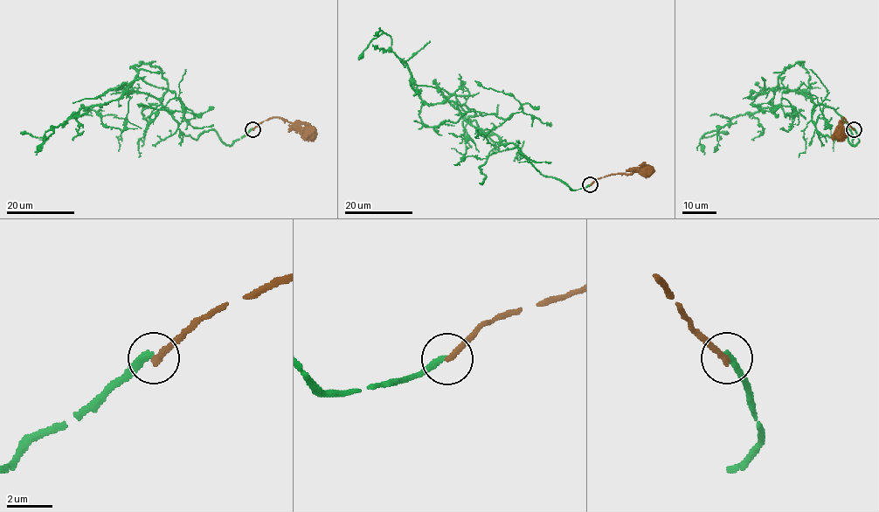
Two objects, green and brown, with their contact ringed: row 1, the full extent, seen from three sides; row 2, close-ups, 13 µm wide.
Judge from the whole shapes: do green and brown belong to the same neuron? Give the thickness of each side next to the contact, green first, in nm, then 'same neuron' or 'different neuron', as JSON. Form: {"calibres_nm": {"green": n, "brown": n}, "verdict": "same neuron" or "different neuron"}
{"calibres_nm": {"green": 320, "brown": 280}, "verdict": "different neuron"}

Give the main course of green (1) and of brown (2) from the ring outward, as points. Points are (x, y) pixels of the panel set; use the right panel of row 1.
1: (854, 128), (854, 145), (846, 130), (822, 135), (808, 96), (777, 86), (773, 106), (702, 138), (729, 134)
2: (854, 129), (842, 117), (840, 133)

